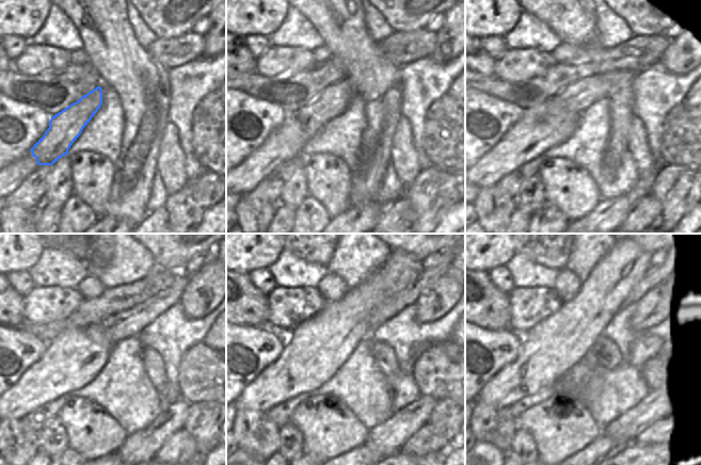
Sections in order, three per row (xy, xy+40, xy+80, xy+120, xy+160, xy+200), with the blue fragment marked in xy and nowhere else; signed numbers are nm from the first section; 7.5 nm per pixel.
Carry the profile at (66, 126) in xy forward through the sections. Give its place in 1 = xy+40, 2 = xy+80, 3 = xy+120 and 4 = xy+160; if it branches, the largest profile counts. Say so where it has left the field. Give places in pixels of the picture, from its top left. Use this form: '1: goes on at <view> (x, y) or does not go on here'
1: goes on at xy+40 (330, 102)
2: goes on at xy+80 (577, 96)
3: goes on at xy+120 (127, 323)
4: goes on at xy+160 (393, 305)

